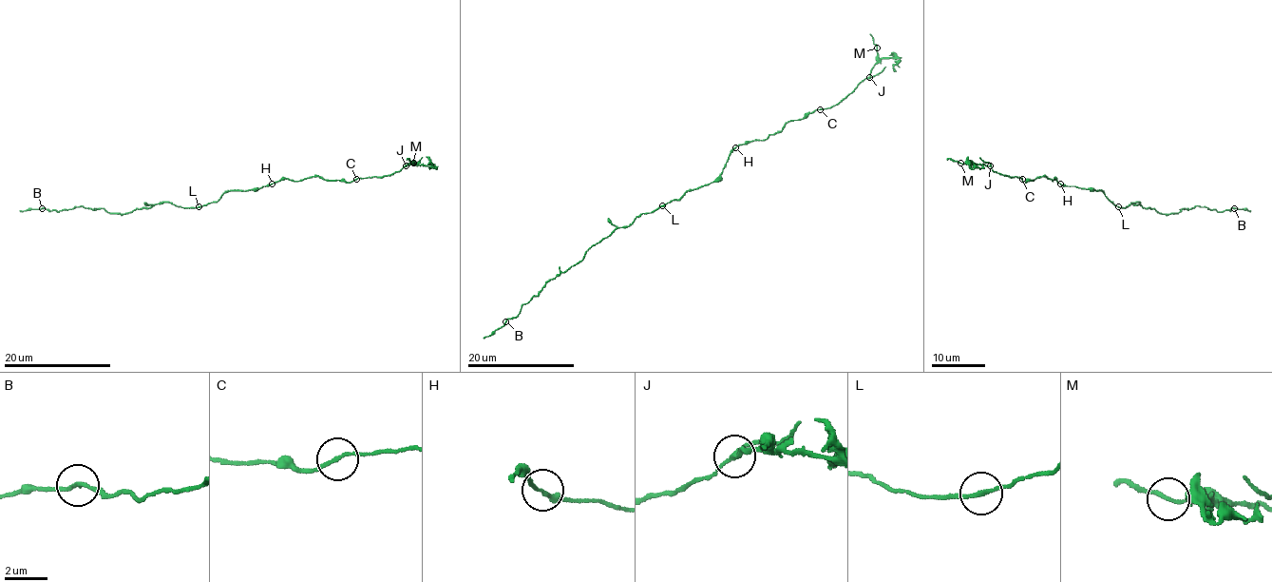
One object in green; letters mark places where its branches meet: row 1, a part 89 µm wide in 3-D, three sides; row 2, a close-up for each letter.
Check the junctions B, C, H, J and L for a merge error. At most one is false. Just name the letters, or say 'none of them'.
J

